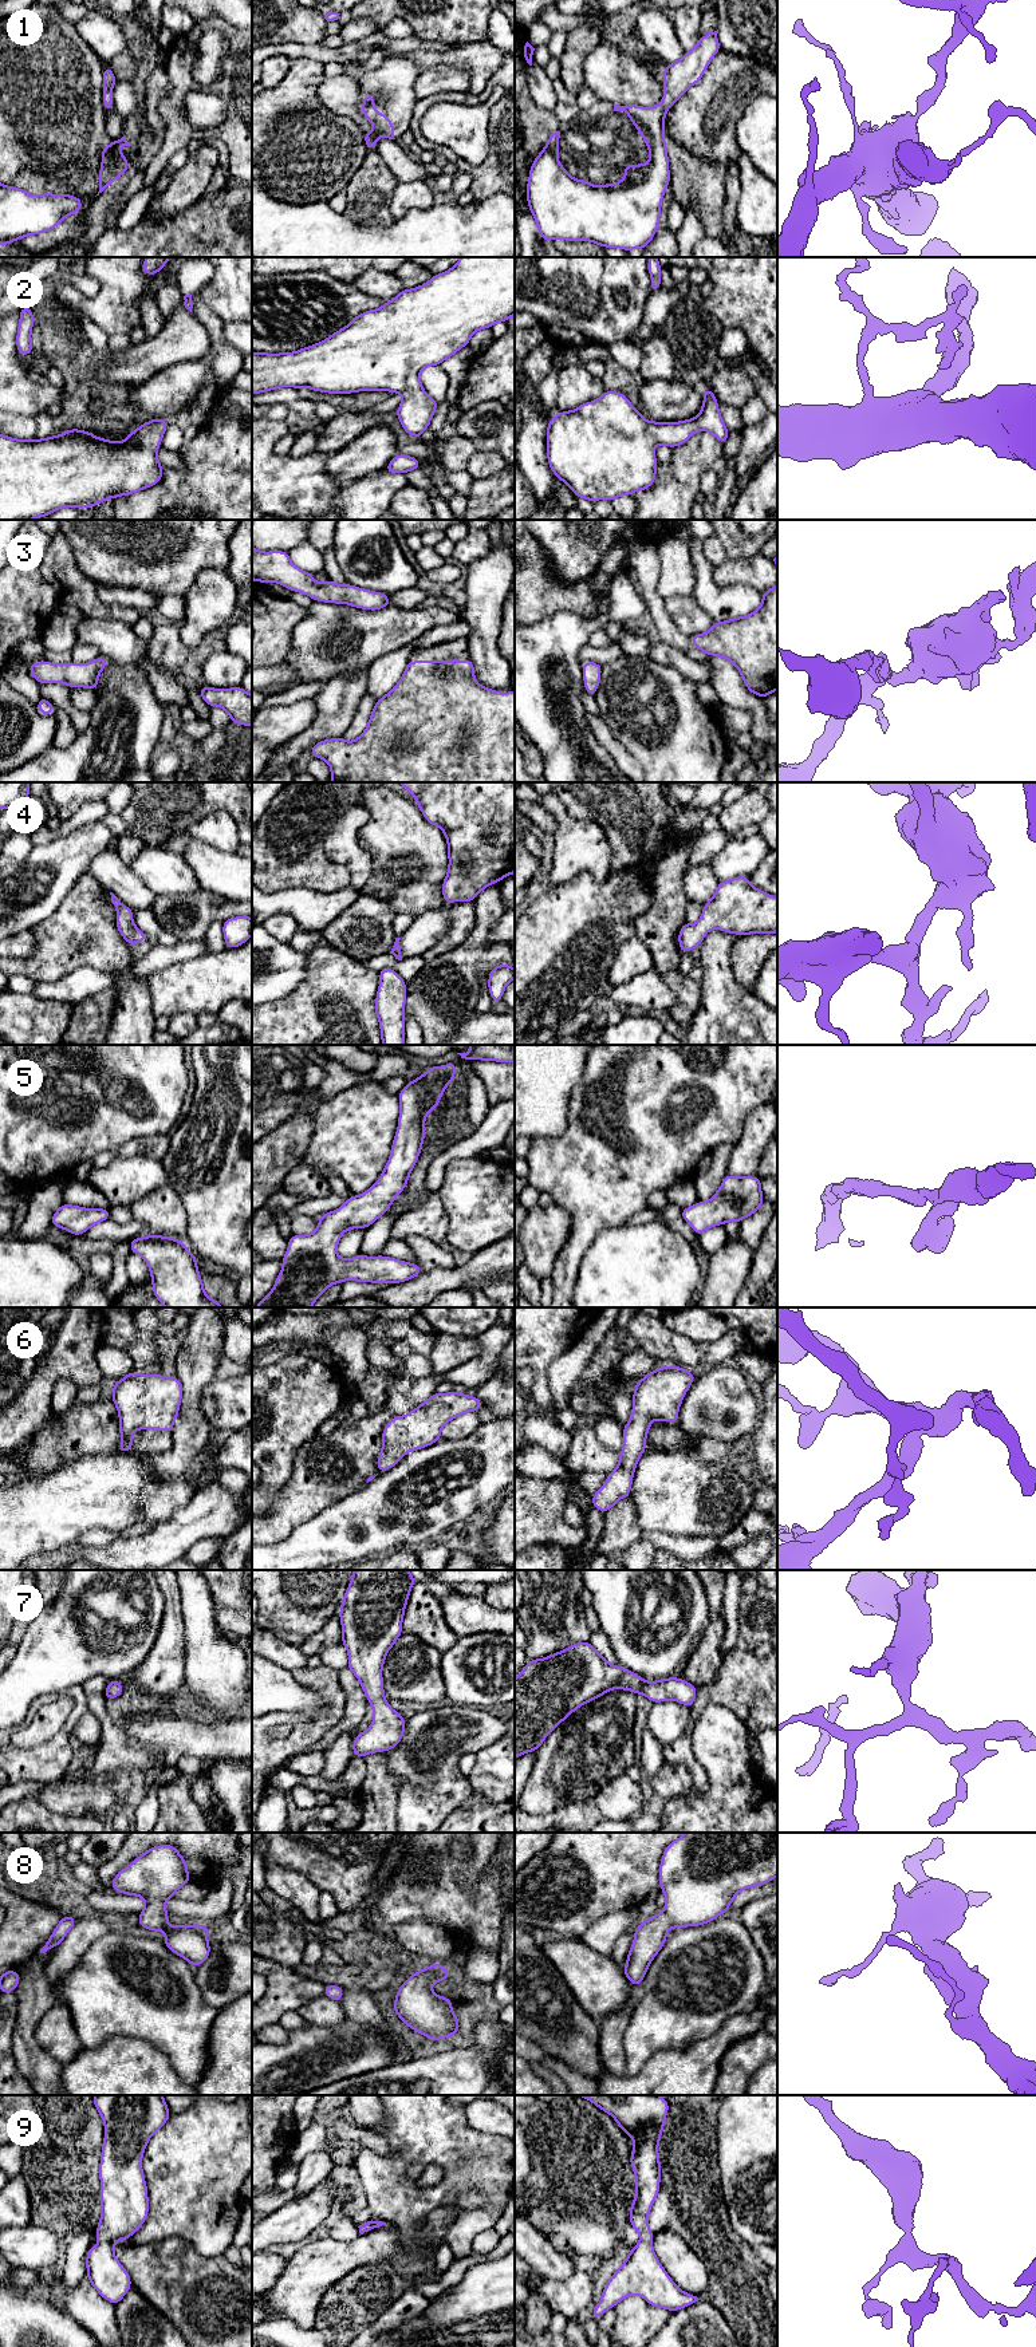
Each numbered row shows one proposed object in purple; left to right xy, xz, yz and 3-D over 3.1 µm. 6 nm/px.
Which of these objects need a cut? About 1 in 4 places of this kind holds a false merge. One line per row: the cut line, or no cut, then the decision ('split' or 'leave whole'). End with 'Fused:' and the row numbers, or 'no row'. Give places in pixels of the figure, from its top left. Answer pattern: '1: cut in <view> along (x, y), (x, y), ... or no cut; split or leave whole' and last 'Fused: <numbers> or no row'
1: no cut; leave whole
2: no cut; leave whole
3: no cut; leave whole
4: no cut; leave whole
5: no cut; leave whole
6: no cut; leave whole
7: no cut; leave whole
8: no cut; leave whole
9: no cut; leave whole
Fused: no row

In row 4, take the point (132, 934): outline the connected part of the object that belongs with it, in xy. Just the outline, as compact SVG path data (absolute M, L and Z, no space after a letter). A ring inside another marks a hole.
M113 894L111 902L117 910L117 928L123 939L130 944L142 943L147 940L147 936L134 924L131 908L122 904L122 902Z

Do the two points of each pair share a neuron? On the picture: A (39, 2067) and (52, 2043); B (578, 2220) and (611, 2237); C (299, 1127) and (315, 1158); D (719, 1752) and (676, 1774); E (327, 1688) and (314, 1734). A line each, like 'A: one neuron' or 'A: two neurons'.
A: two neurons
B: one neuron
C: two neurons
D: two neurons
E: one neuron

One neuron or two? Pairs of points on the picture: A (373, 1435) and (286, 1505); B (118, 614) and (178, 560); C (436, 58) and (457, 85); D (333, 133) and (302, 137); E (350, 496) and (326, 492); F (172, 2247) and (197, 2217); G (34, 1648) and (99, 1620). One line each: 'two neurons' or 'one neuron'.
A: one neuron
B: two neurons
C: two neurons
D: one neuron
E: two neurons
F: two neurons
G: one neuron

